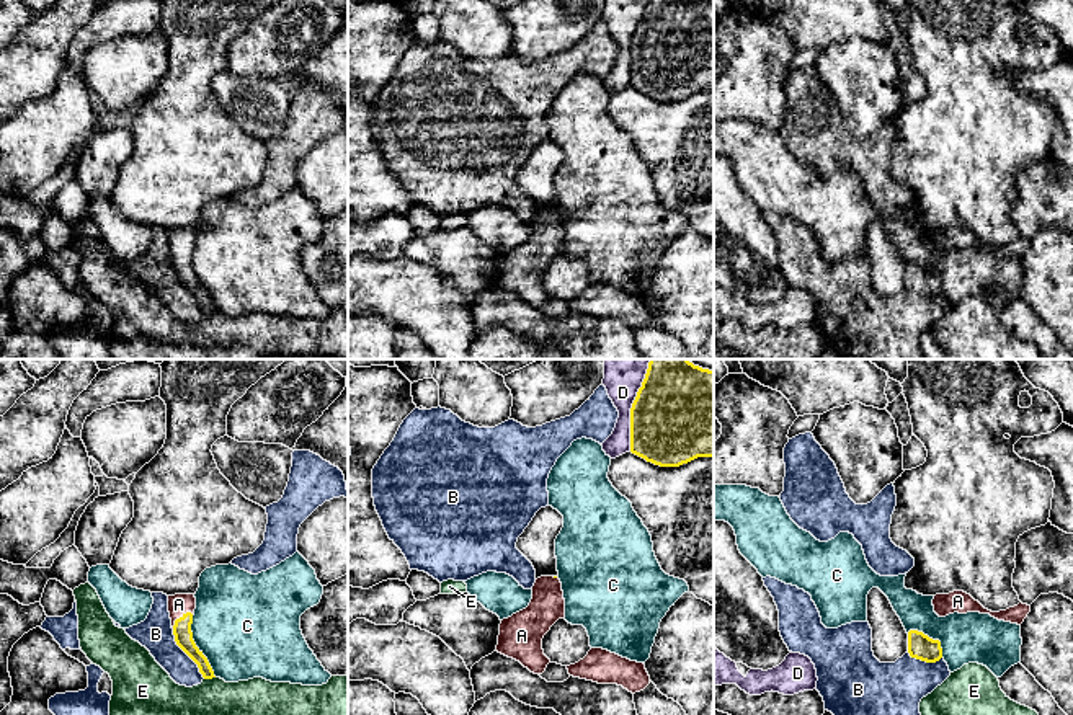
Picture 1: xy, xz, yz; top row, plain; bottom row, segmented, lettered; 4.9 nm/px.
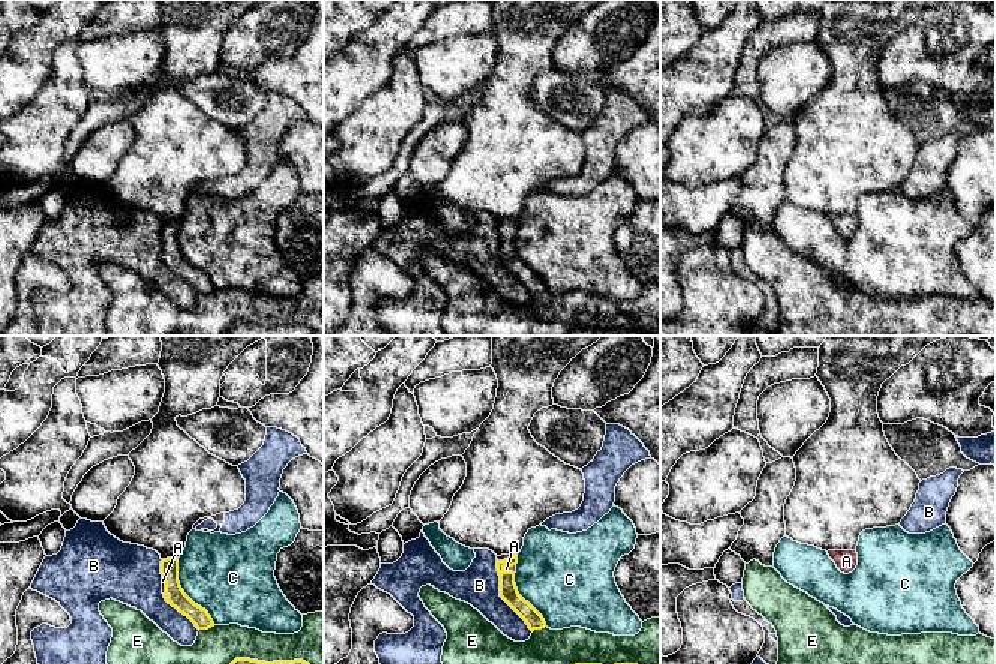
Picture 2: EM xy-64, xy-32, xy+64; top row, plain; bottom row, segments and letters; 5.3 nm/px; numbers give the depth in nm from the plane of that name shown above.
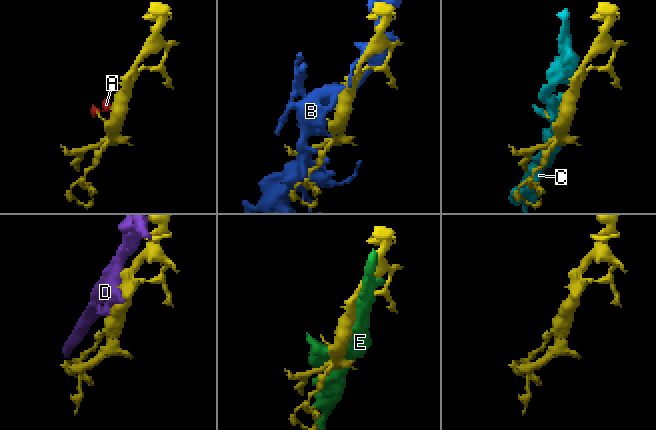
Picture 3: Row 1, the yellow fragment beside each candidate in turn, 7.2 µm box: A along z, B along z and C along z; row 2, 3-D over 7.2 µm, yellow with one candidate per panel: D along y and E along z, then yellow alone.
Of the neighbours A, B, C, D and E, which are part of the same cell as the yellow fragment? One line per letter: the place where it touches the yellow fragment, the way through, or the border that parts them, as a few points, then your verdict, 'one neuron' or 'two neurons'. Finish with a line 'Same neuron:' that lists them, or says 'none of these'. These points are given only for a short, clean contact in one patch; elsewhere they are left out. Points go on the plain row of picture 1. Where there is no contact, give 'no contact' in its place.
A: xy (180, 252) | across xy (182, 263), (180, 252), (178, 239) | one neuron
B: xy (185, 286) | two neurons
C: xy (196, 281) | two neurons
D: xz (631, 43) | two neurons
E: xy (294, 356) | two neurons
Same neuron: A

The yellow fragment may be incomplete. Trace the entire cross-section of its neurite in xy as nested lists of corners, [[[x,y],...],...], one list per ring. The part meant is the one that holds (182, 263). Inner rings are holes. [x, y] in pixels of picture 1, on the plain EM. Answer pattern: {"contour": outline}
{"contour": [[[194,229],[168,230],[168,246],[176,279],[198,299],[204,313],[212,313],[214,305],[193,274],[191,258],[196,243]]]}

